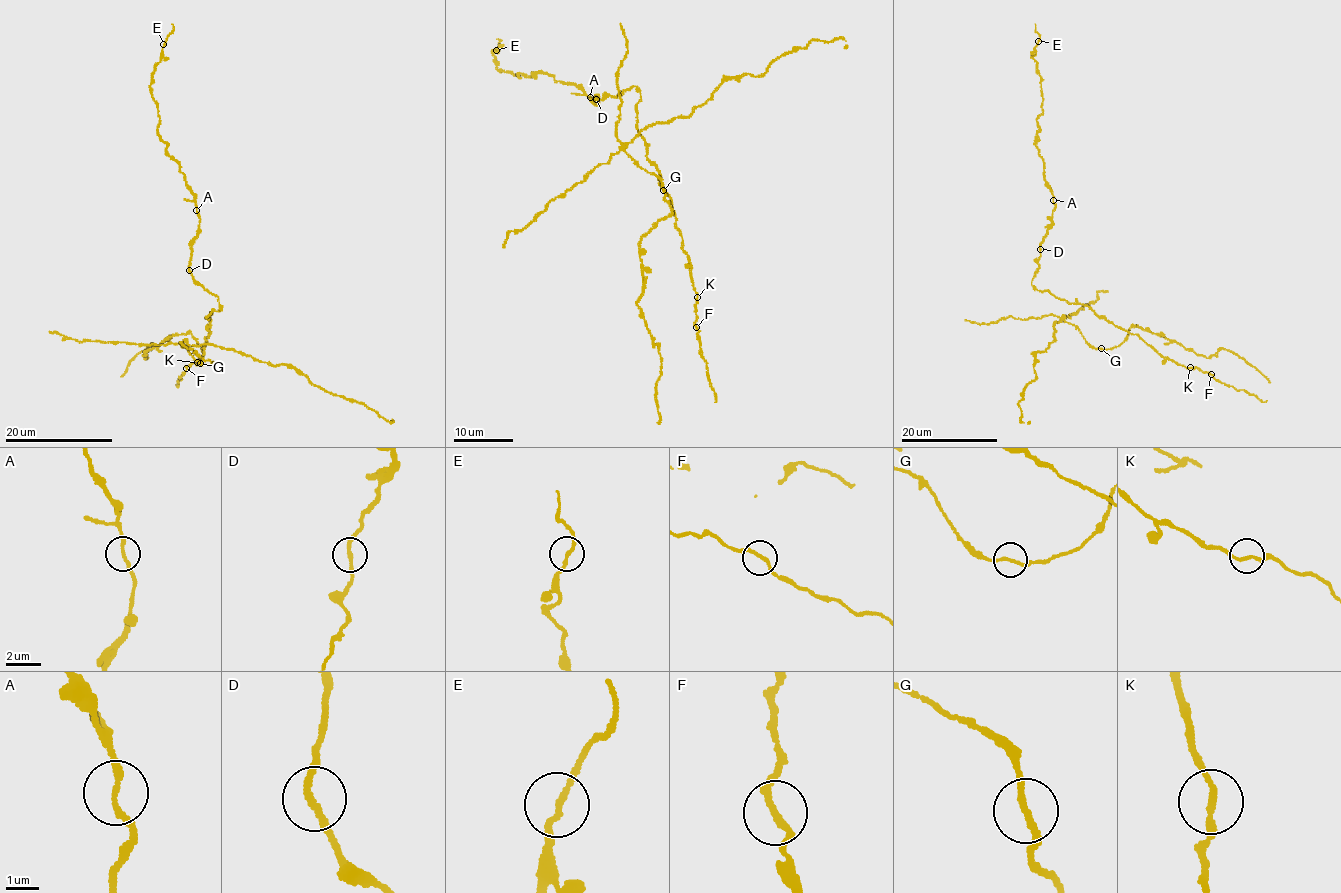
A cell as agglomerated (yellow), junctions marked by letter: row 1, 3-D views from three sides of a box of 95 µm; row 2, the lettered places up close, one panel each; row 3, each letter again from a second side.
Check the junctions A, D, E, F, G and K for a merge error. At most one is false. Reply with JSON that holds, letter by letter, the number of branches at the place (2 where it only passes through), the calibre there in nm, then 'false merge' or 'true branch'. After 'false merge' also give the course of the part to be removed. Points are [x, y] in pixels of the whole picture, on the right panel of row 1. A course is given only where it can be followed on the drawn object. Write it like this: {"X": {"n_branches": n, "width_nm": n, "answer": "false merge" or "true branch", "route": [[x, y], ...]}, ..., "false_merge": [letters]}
{"A": {"n_branches": 2, "width_nm": 180, "answer": "true branch"}, "D": {"n_branches": 2, "width_nm": 180, "answer": "true branch"}, "E": {"n_branches": 2, "width_nm": 180, "answer": "true branch"}, "F": {"n_branches": 2, "width_nm": 190, "answer": "true branch"}, "G": {"n_branches": 2, "width_nm": 180, "answer": "false merge", "route": [[1100, 348], [1065, 321], [1055, 322], [1056, 338], [1036, 353], [1034, 379], [1018, 403], [1021, 421], [1030, 421]]}, "K": {"n_branches": 2, "width_nm": 180, "answer": "true branch"}, "false_merge": ["G"]}

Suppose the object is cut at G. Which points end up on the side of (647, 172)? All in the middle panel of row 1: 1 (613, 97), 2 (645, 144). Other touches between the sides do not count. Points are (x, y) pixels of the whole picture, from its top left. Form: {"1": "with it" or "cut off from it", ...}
{"1": "cut off from it", "2": "cut off from it"}

